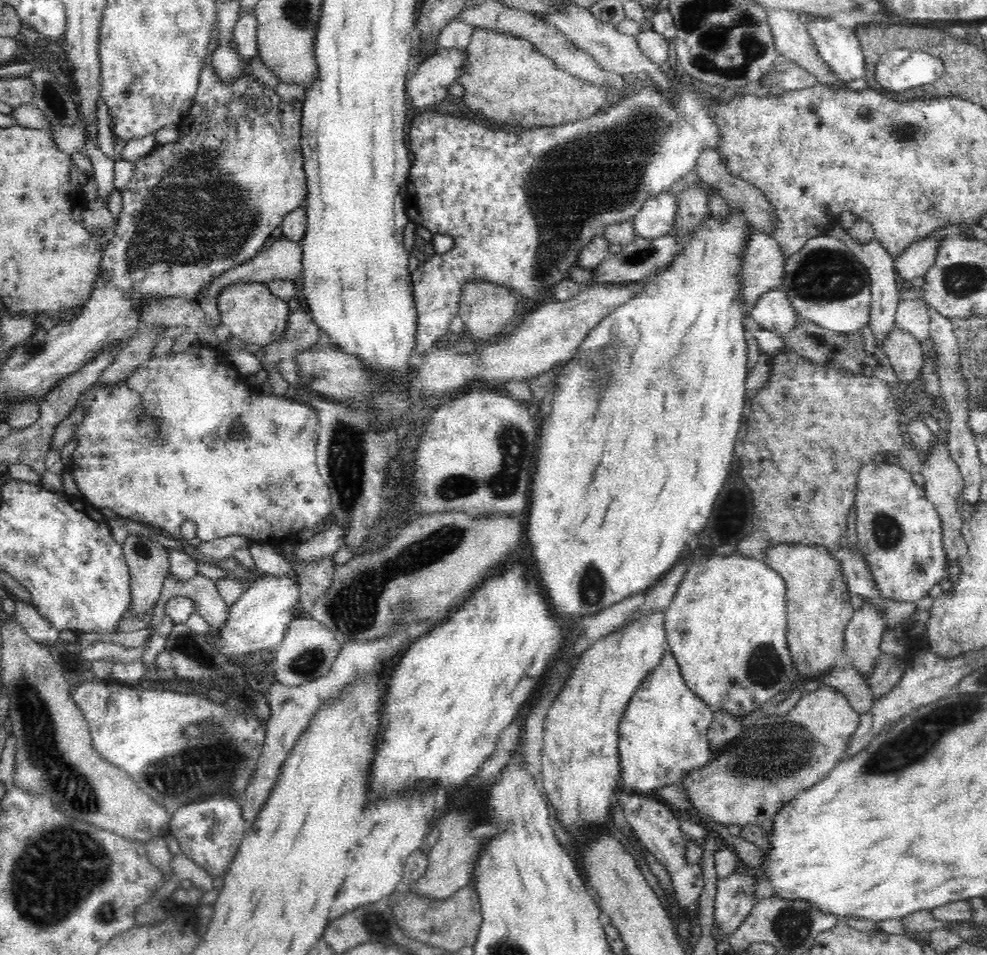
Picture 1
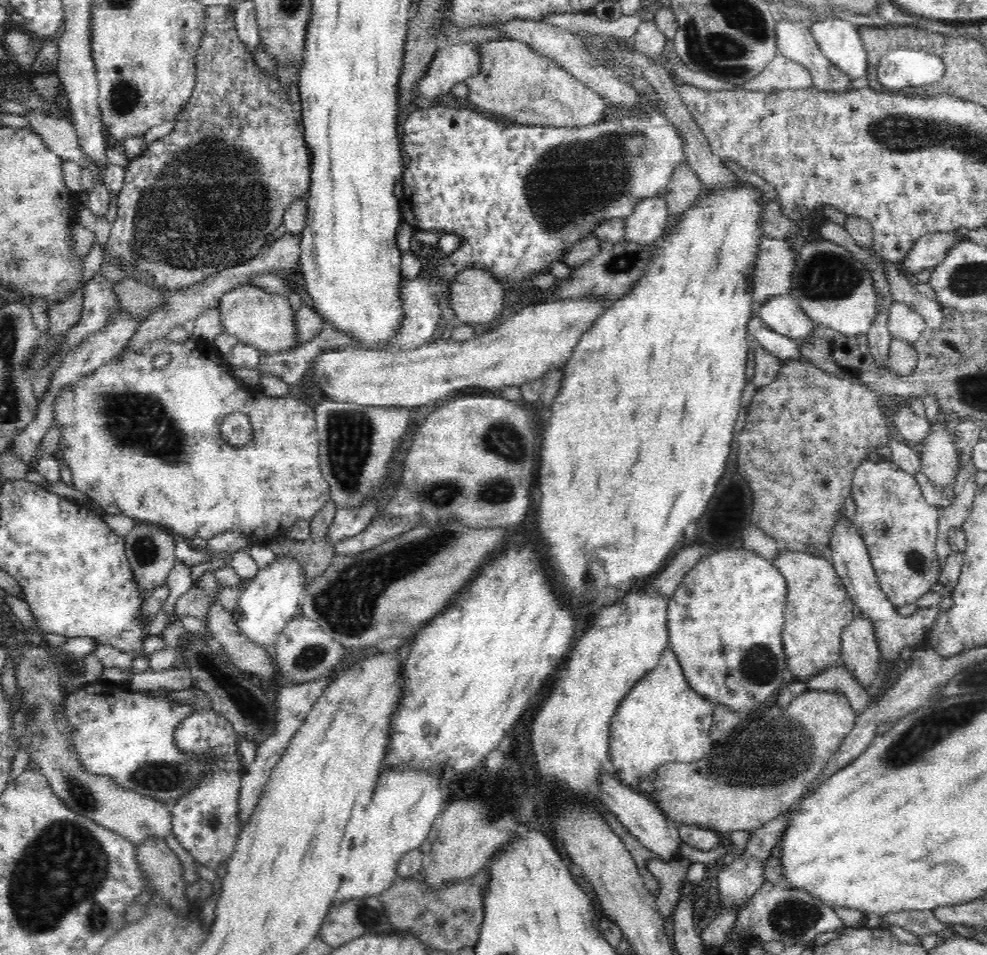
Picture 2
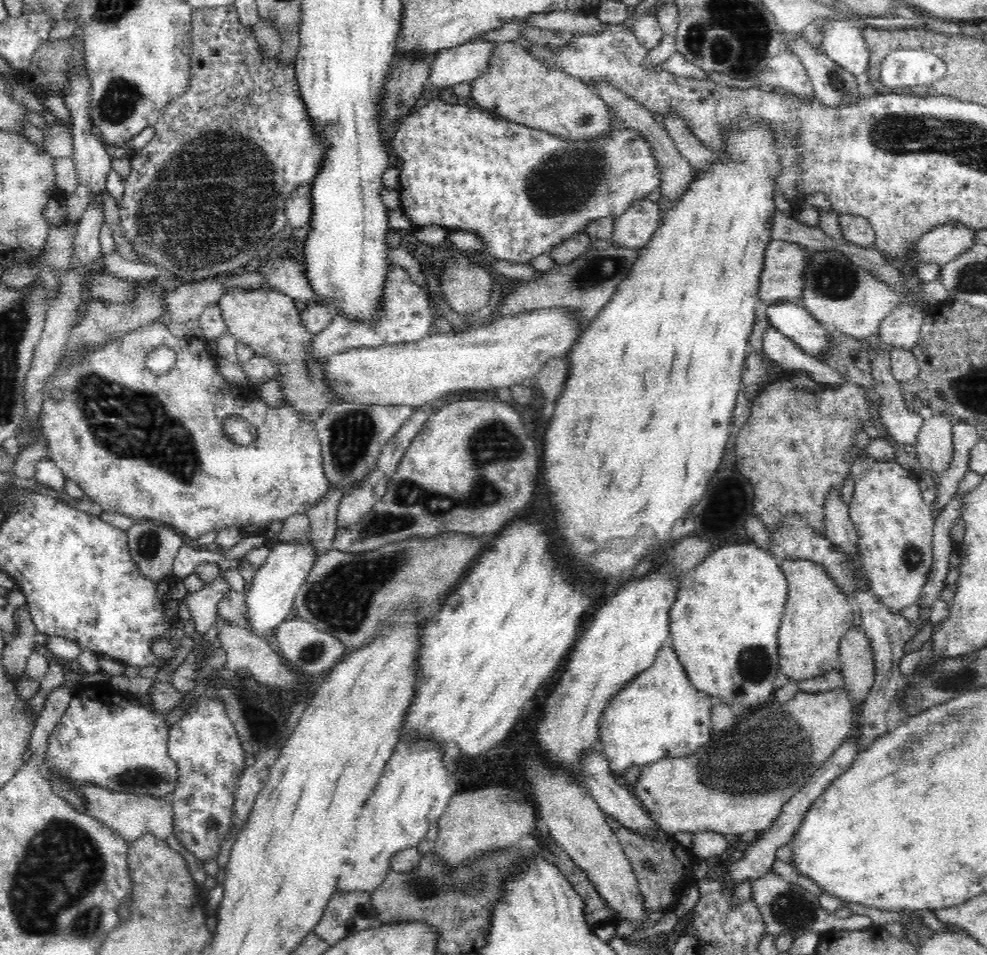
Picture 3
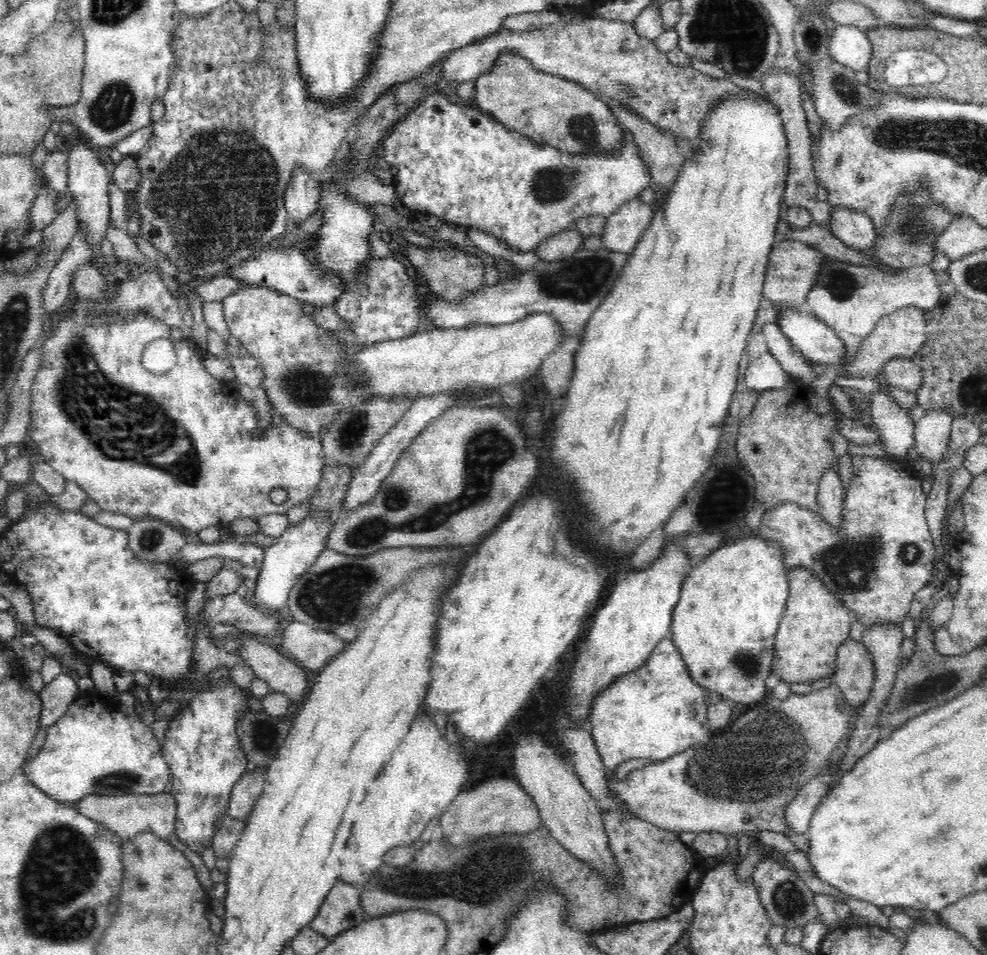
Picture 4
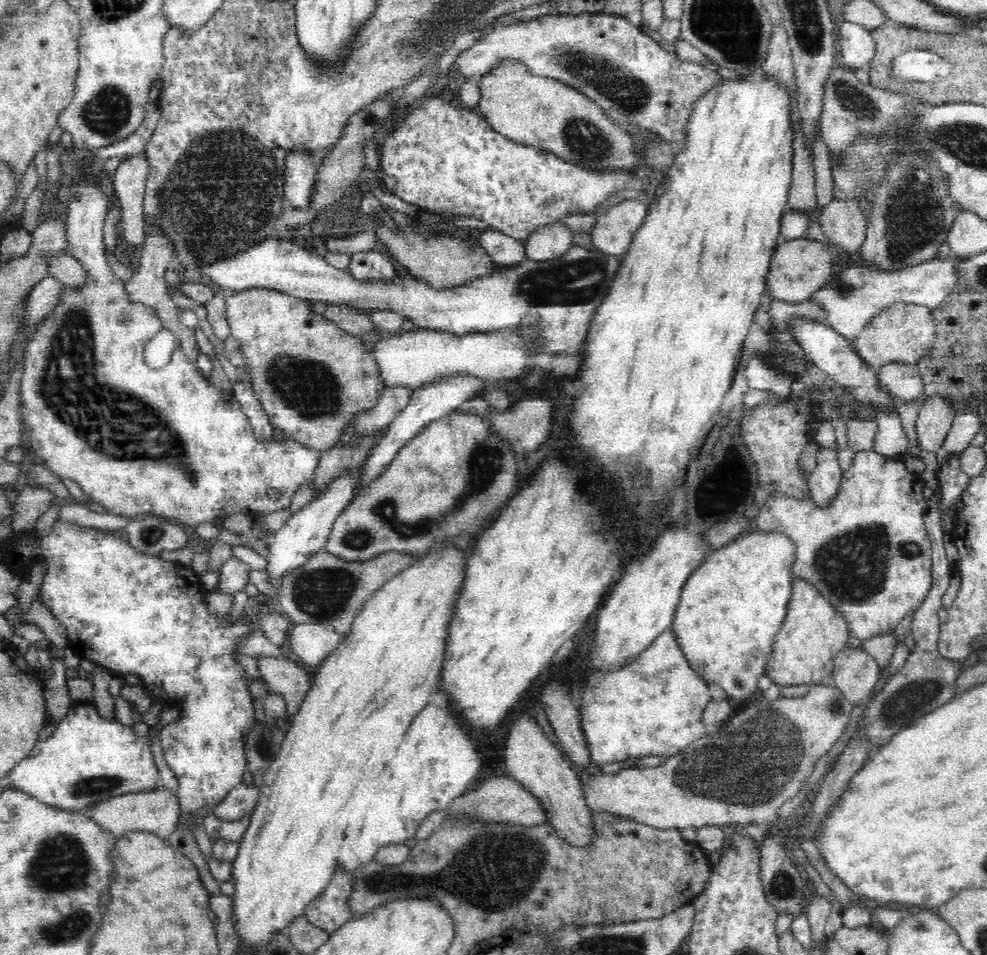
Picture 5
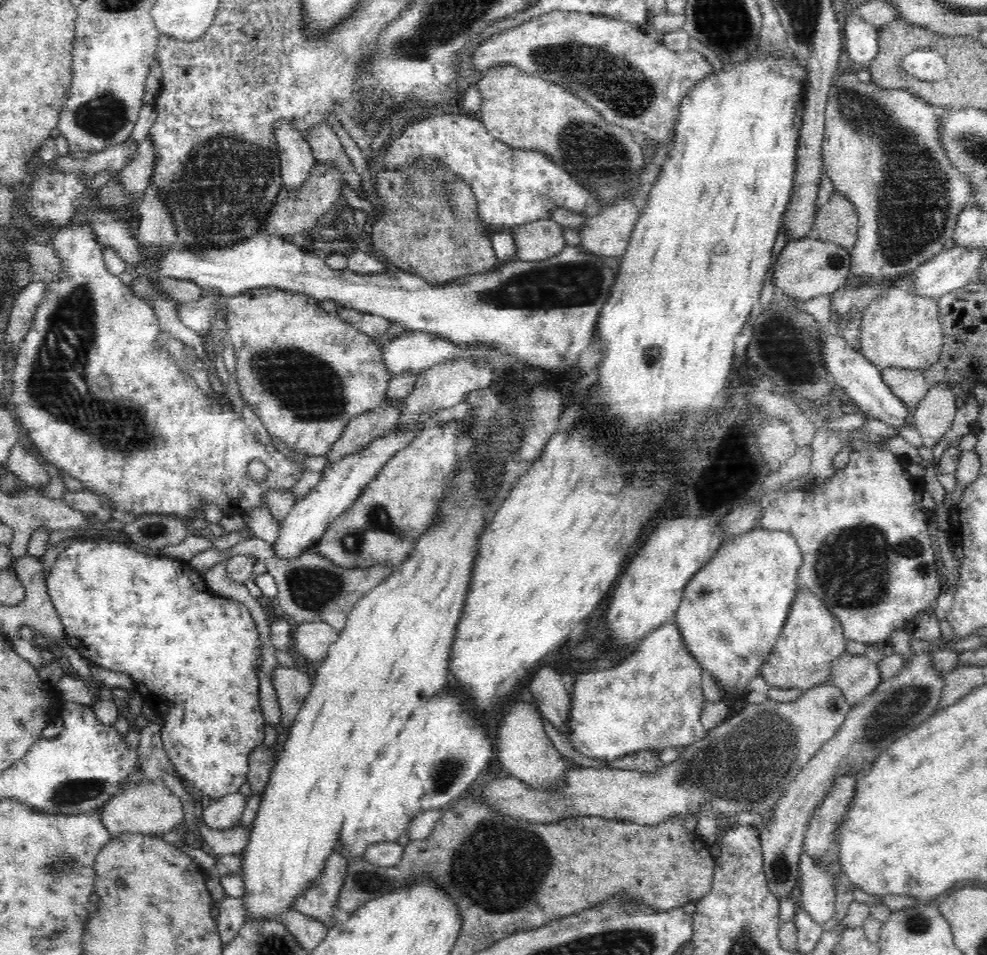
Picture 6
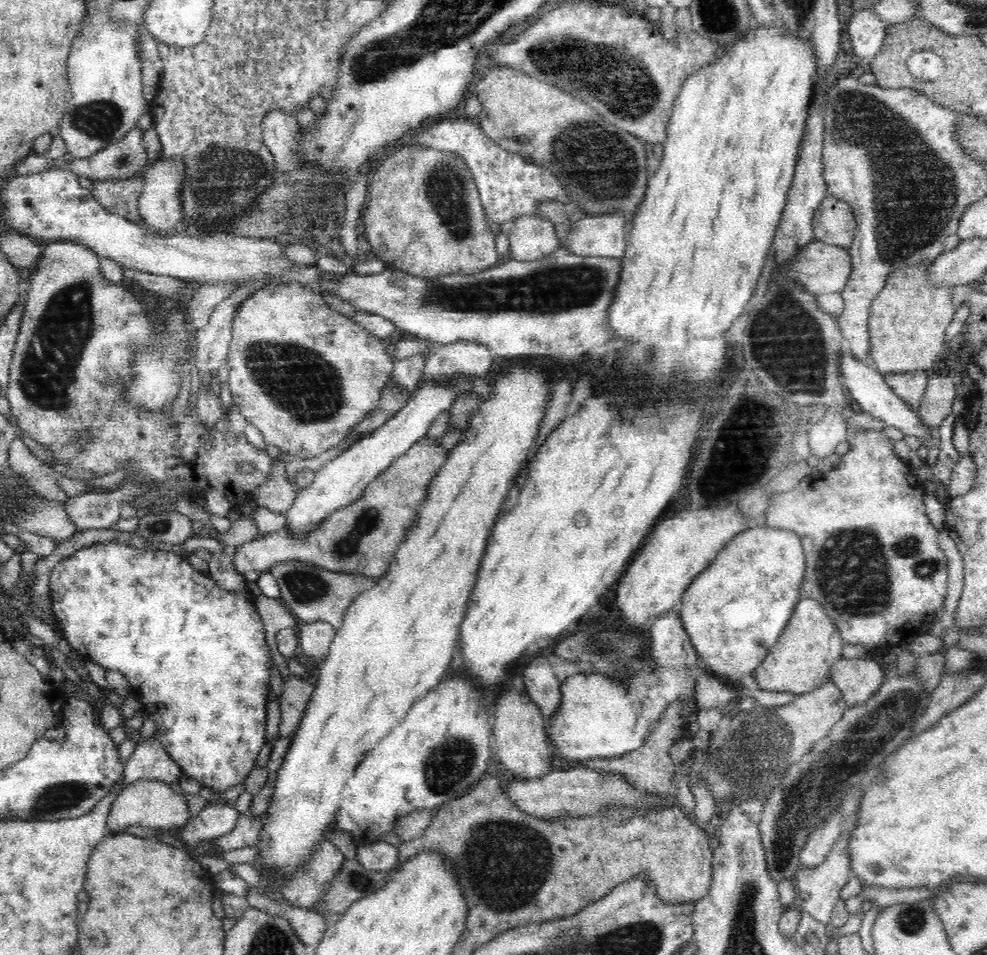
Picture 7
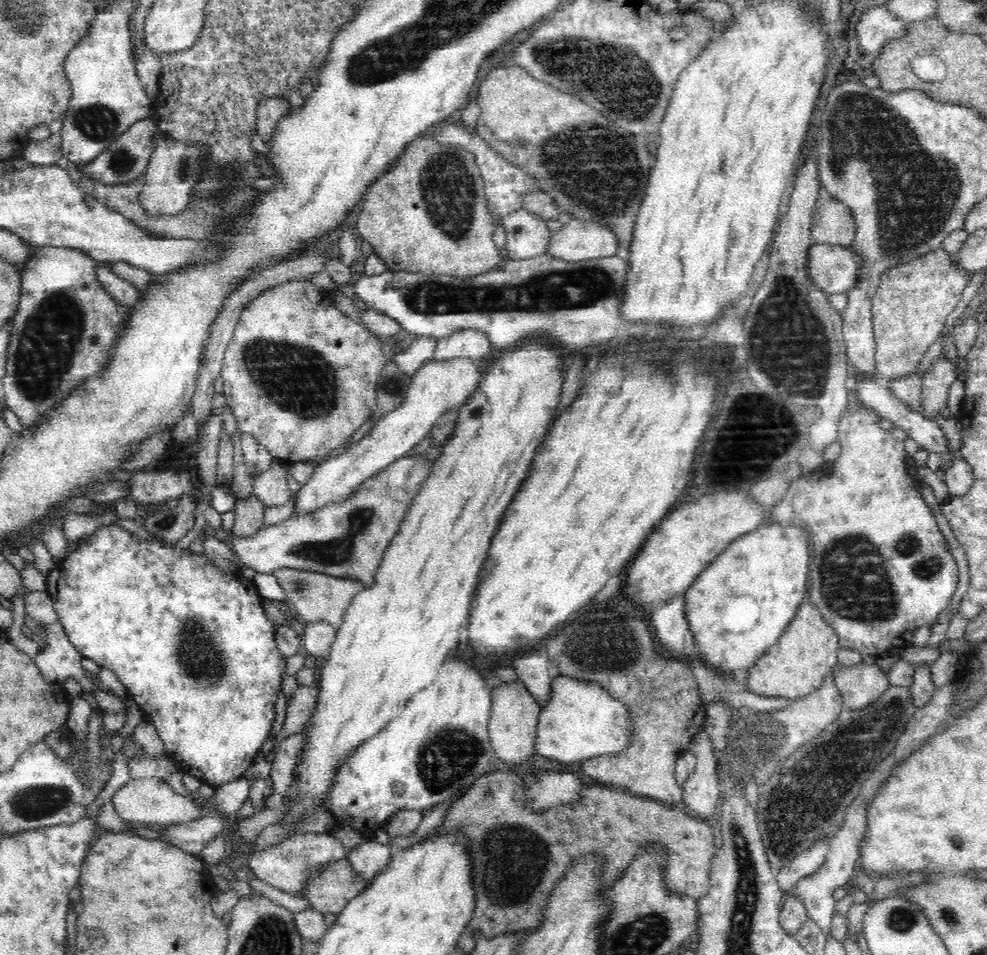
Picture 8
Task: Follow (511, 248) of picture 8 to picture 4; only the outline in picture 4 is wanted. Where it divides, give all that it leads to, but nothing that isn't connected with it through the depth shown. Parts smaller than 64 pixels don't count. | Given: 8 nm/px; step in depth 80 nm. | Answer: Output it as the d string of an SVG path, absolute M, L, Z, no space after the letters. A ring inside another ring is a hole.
M566 228L562 232L544 237L533 251L540 261L564 260L575 253L575 250L582 248L583 238L574 228Z

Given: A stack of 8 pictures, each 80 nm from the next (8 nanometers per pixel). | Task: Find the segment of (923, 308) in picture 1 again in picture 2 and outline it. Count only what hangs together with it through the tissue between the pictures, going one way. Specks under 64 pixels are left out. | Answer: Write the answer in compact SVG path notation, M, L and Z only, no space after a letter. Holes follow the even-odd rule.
M894 300L887 315L887 329L891 340L903 340L913 345L927 326L923 316L906 303Z

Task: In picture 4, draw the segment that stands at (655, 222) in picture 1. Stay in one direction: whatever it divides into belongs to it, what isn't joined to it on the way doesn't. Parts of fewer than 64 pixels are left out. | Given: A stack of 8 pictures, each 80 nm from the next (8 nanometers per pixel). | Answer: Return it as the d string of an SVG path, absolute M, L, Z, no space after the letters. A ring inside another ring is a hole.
M638 198L624 201L614 214L604 220L604 228L599 235L603 248L629 255L642 232L650 226L653 214L650 204Z

